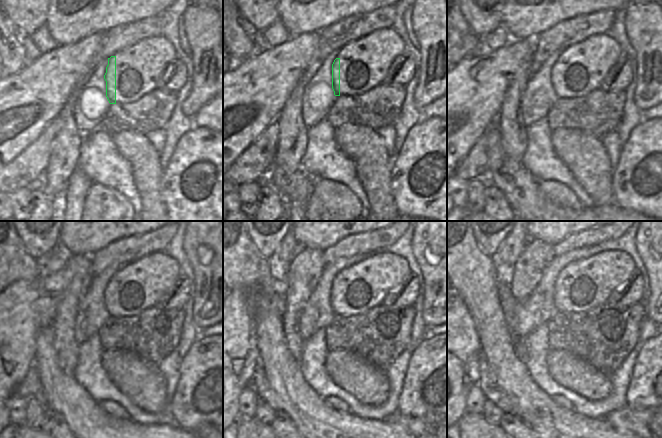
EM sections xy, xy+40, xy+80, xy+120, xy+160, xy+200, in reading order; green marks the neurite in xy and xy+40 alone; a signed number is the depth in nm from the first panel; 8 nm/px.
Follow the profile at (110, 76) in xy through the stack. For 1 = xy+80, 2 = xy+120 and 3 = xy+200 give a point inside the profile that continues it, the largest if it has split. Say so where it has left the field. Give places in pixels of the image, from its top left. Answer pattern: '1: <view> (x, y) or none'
1: xy+80 (585, 62)
2: xy+120 (137, 286)
3: xy+200 (582, 285)

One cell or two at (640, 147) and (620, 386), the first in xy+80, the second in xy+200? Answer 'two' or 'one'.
two

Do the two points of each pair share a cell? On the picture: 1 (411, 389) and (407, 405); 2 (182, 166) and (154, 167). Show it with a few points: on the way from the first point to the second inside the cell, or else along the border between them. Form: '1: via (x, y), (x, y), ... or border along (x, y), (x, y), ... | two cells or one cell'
1: via (410, 393), (409, 401) | one cell
2: border along (166, 158), (166, 166), (162, 173), (159, 190) | two cells

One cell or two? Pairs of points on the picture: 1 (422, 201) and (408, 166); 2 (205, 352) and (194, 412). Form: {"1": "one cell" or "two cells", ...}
{"1": "one cell", "2": "one cell"}

